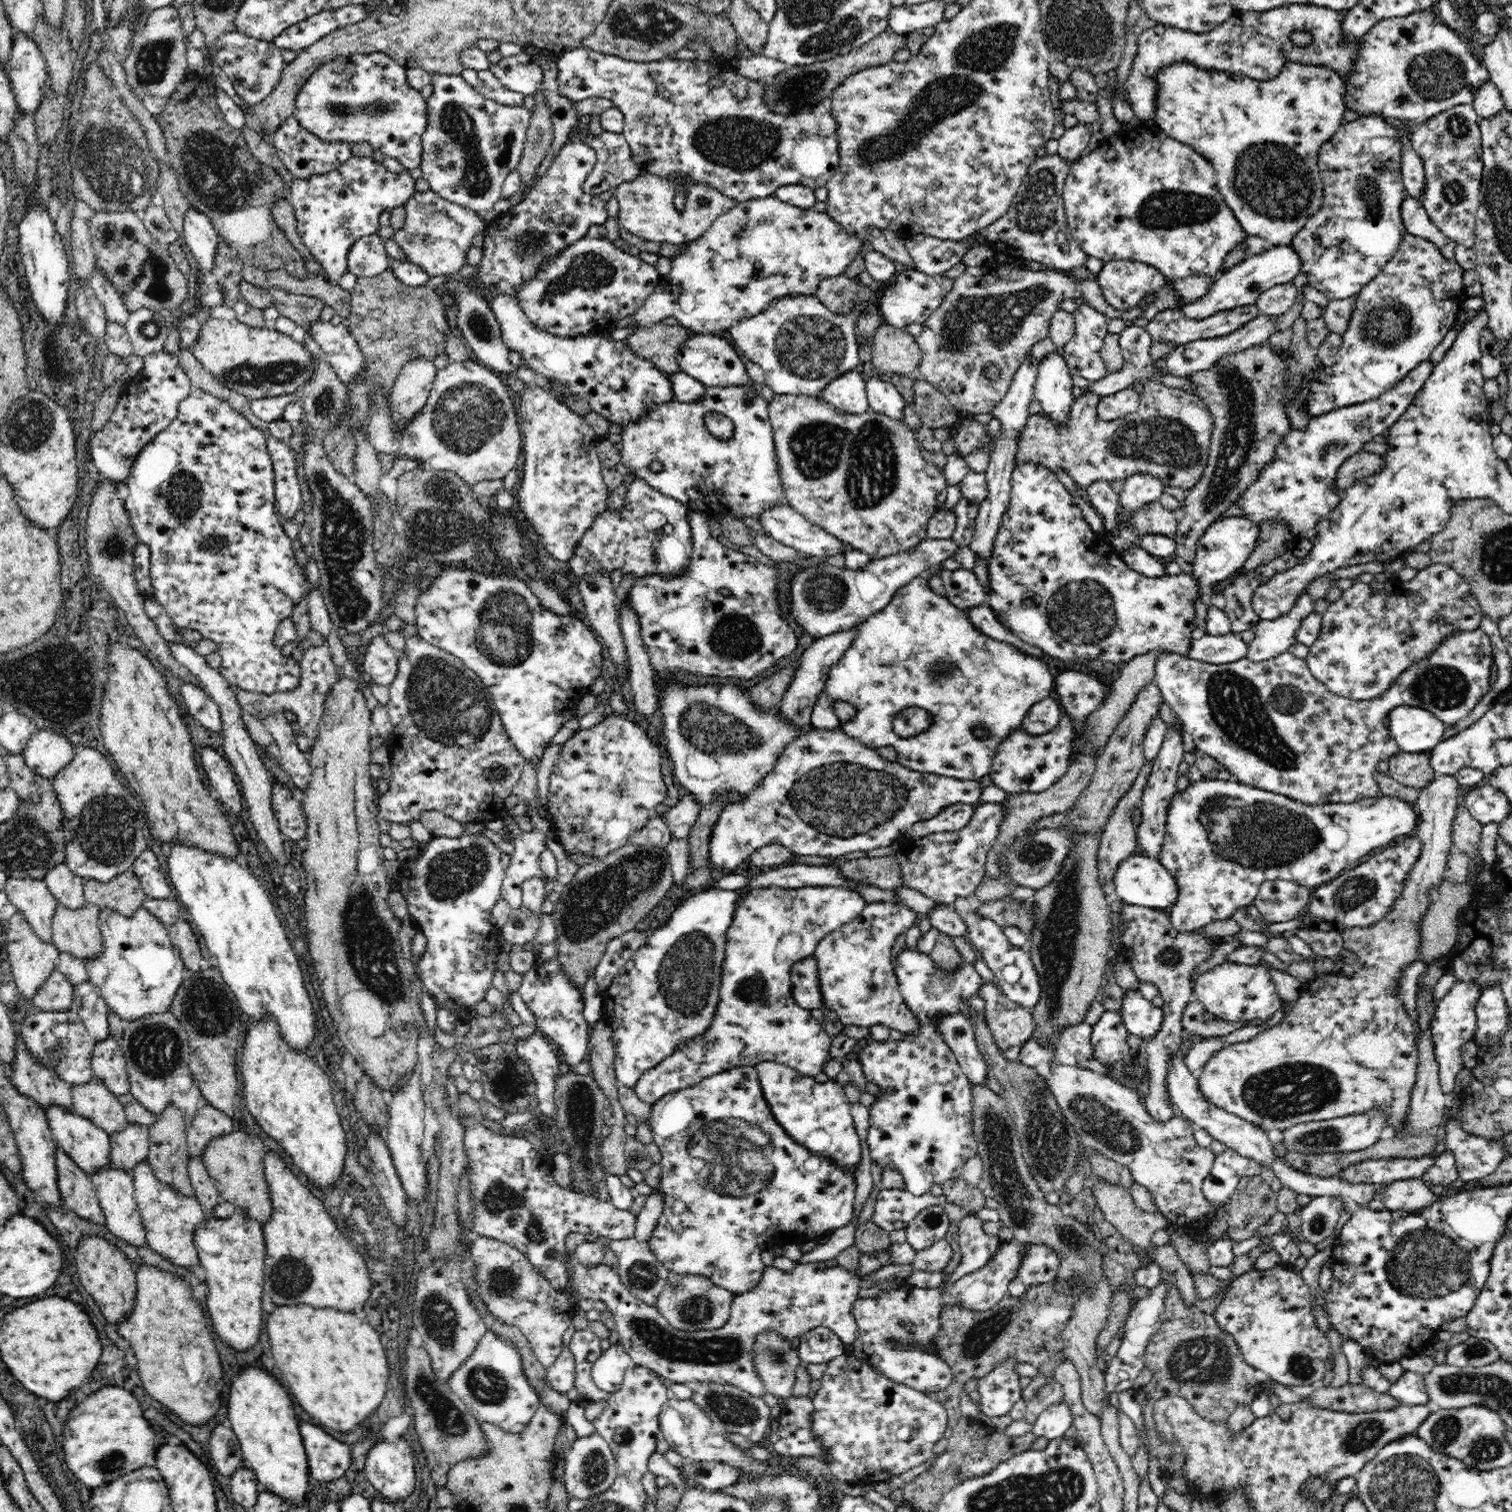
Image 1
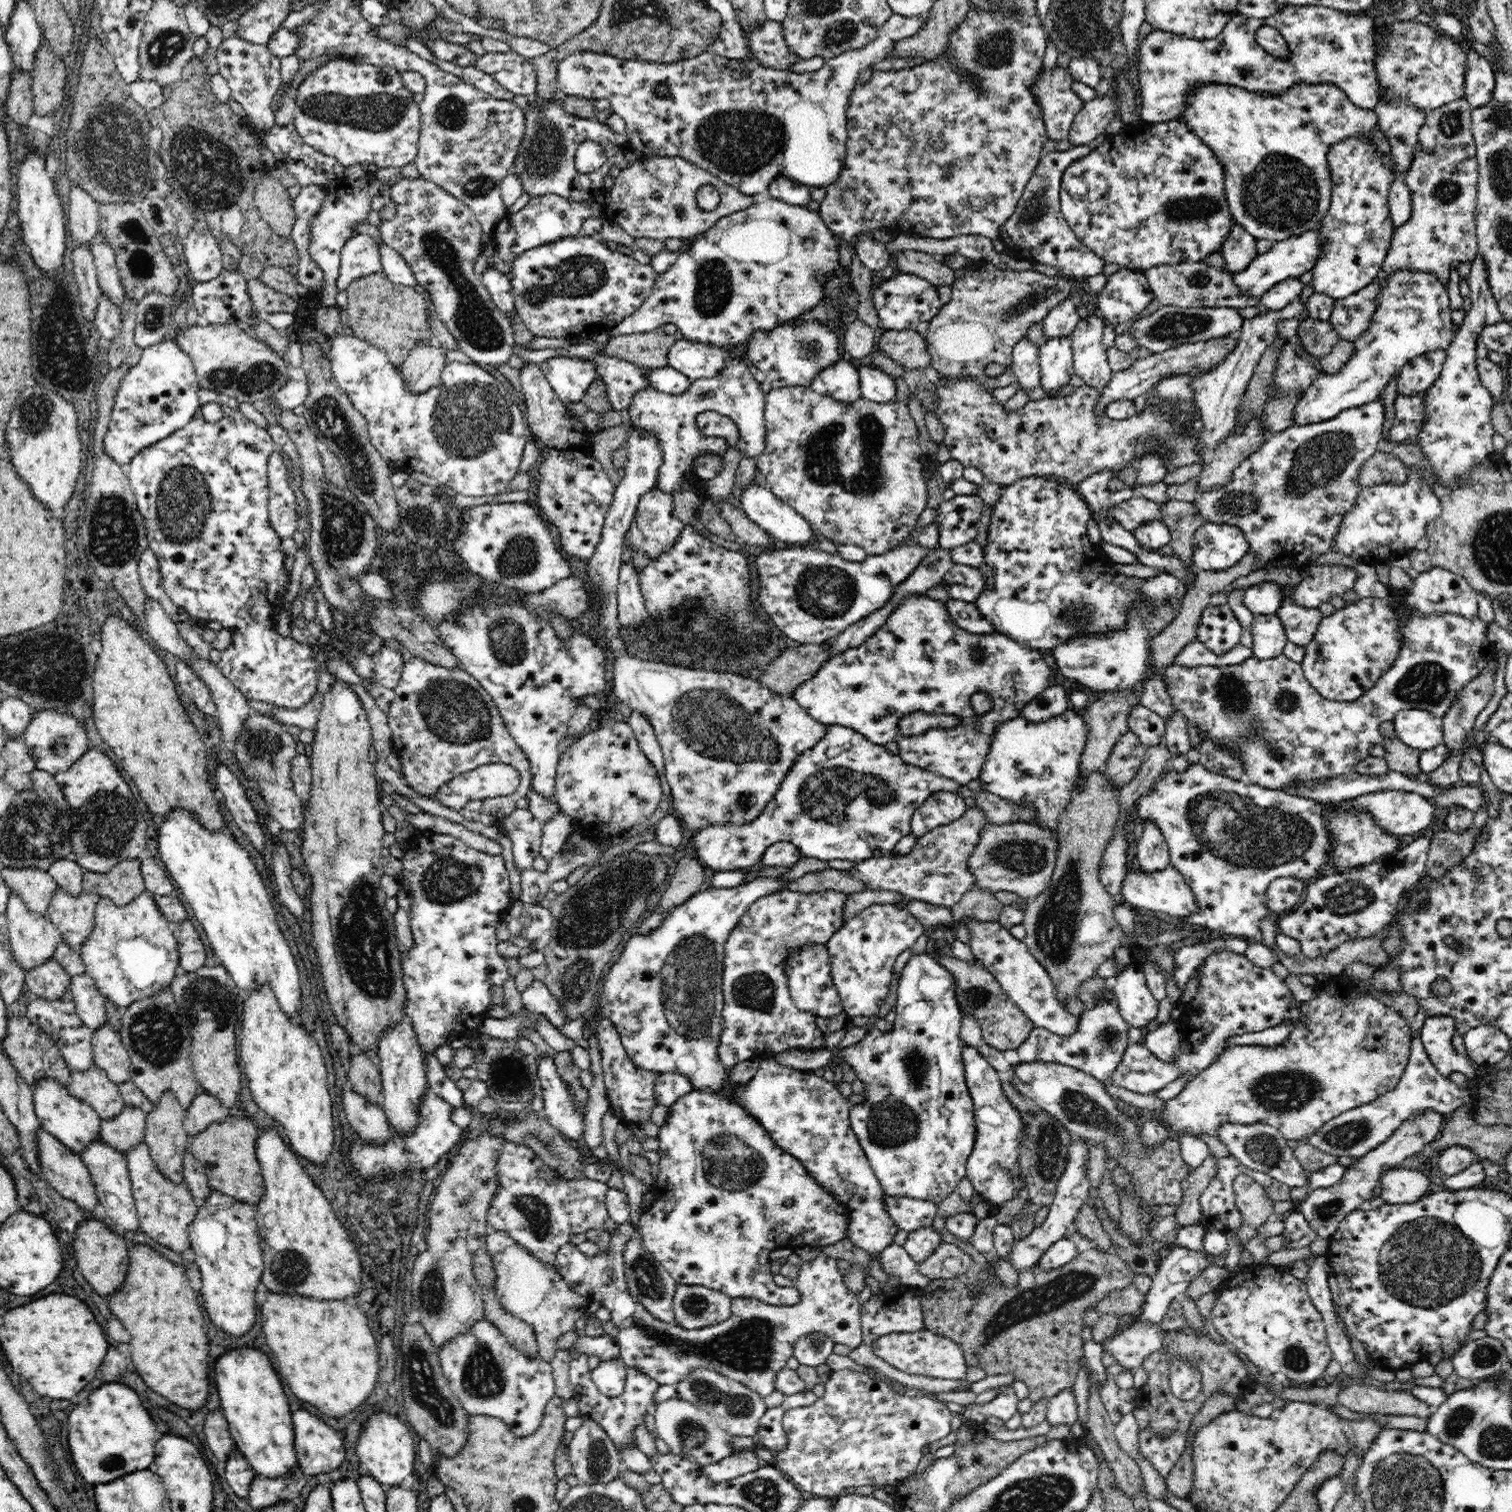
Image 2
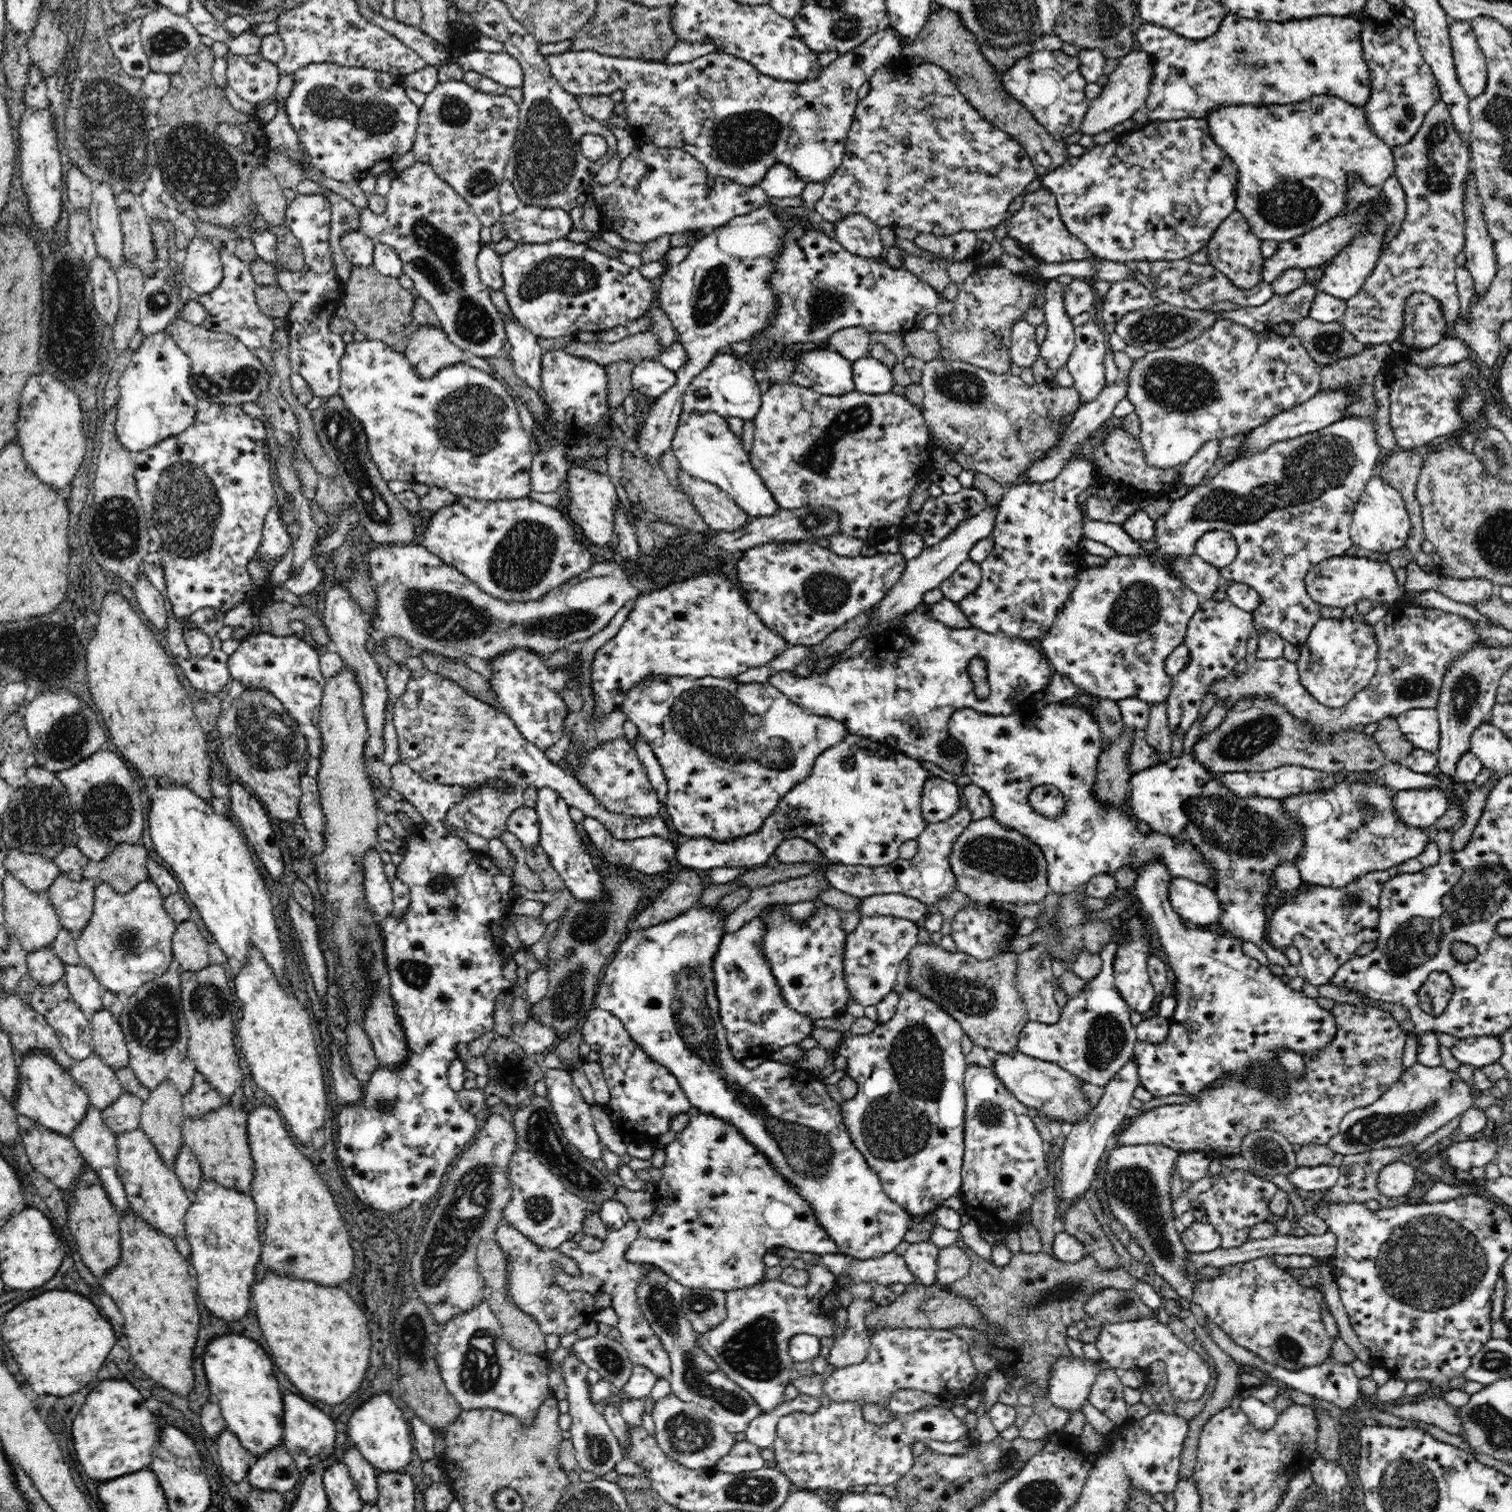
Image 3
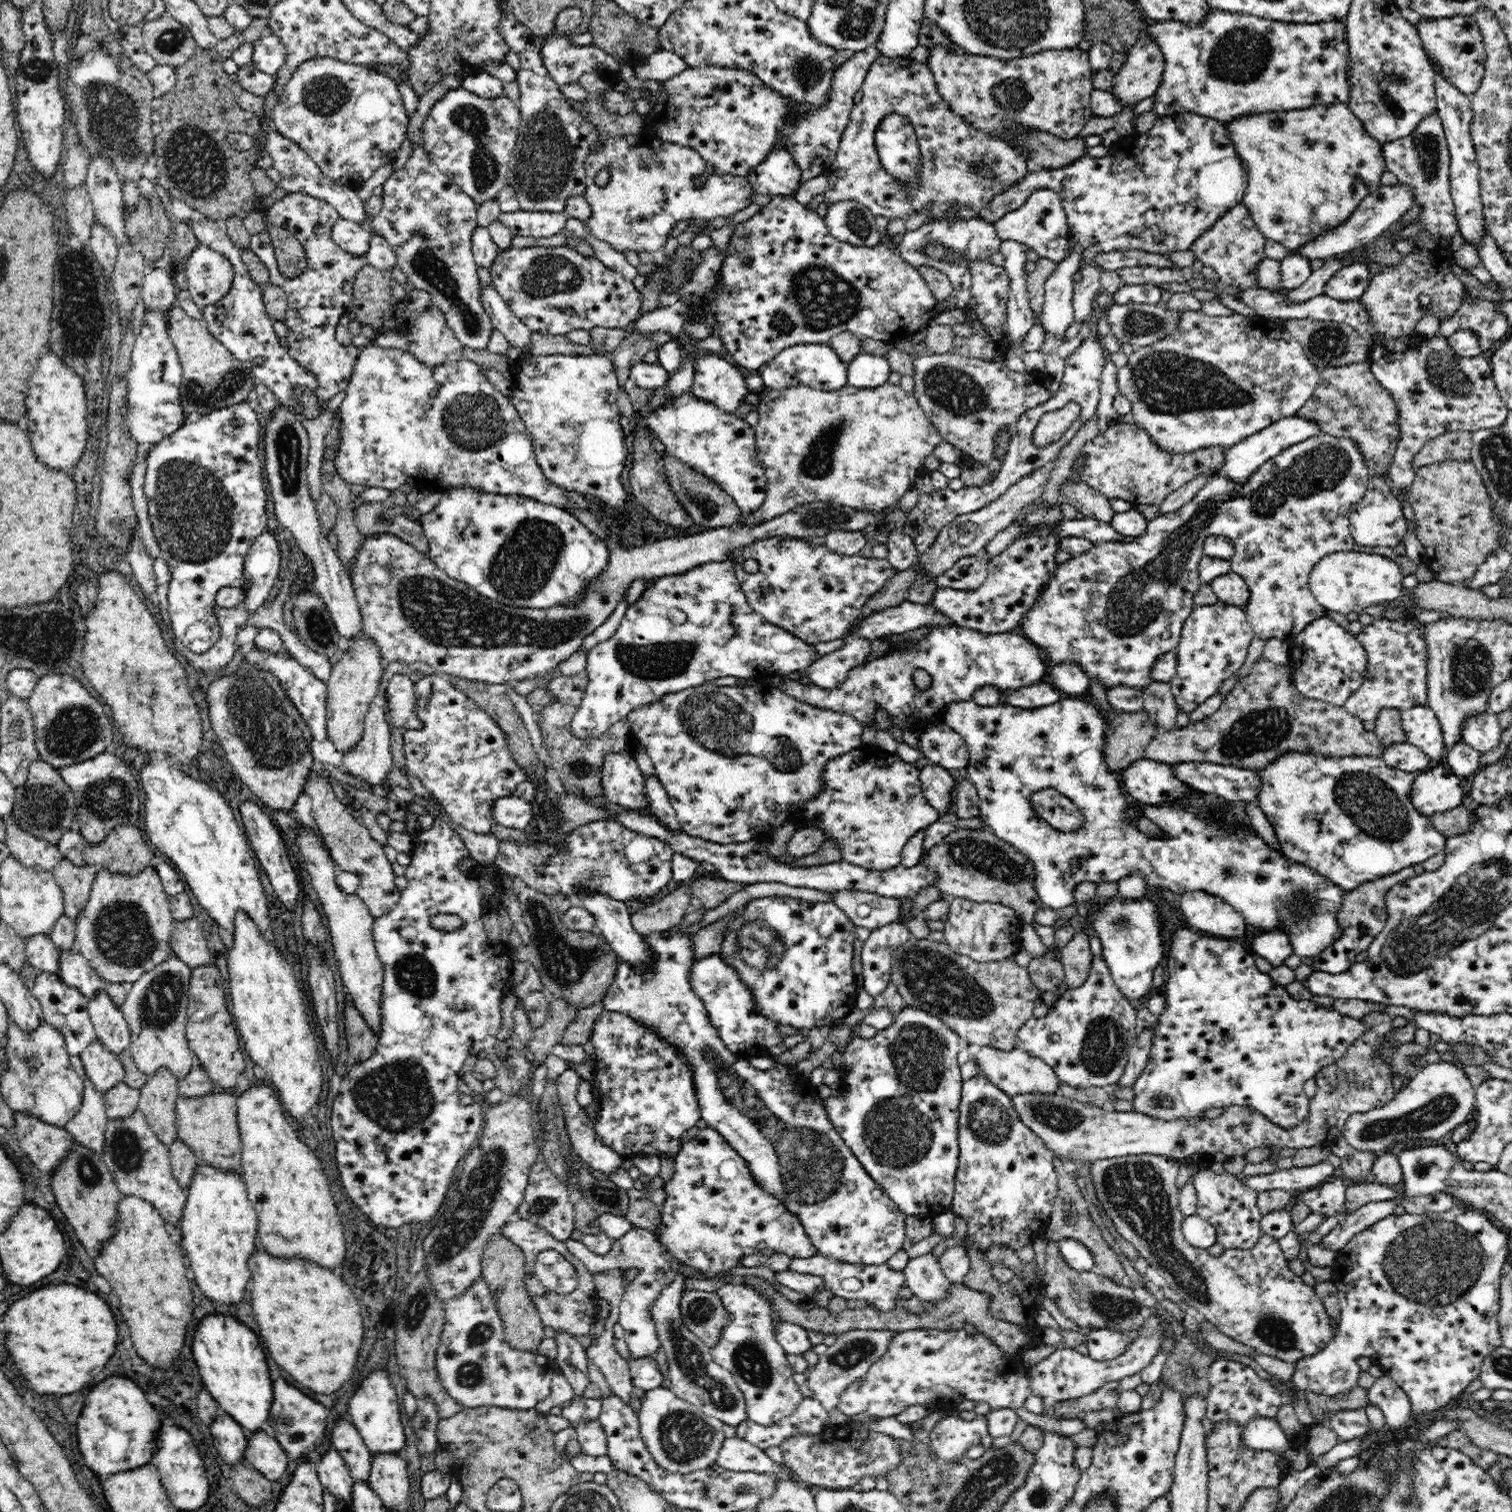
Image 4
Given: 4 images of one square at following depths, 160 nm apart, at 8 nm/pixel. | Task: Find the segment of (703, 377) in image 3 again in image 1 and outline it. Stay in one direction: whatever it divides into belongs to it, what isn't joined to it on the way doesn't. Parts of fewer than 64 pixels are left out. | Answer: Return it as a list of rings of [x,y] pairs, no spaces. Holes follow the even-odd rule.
[[[748,385],[710,386],[699,401],[674,400],[654,405],[641,419],[623,428],[619,445],[621,463],[658,492],[678,499],[690,511],[702,513],[708,521],[710,534],[720,536],[721,518],[759,520],[765,508],[786,504],[768,405],[759,390],[750,389]],[[709,412],[732,420],[734,435],[730,440],[716,438],[708,432],[704,417]],[[656,460],[662,464],[662,469],[653,472],[650,464]]]

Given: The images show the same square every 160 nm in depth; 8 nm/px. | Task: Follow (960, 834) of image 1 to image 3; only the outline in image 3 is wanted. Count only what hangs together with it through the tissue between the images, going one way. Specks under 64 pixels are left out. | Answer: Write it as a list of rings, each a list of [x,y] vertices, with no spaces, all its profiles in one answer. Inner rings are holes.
[[[967,808],[960,809],[954,816],[945,821],[928,823],[918,836],[918,853],[911,860],[898,858],[895,862],[884,866],[850,866],[832,864],[823,870],[825,880],[830,889],[845,892],[860,899],[874,895],[903,894],[917,898],[928,906],[957,890],[956,877],[950,866],[950,852],[956,838],[972,822],[971,812]]]

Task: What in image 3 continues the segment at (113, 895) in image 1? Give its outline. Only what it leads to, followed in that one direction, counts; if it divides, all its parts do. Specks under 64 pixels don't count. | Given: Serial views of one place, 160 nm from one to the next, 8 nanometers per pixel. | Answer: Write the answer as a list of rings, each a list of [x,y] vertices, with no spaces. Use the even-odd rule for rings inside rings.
[[[118,843],[101,861],[88,861],[83,877],[106,883],[120,893],[129,893],[139,882],[148,879],[148,851],[145,844]]]

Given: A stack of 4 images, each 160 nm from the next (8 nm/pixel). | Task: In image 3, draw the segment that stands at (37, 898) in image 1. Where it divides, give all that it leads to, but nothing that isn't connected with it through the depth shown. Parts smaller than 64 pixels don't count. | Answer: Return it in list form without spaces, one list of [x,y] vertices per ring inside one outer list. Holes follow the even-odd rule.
[[[10,849],[4,860],[4,867],[6,872],[12,873],[32,893],[48,892],[61,872],[53,860],[40,853],[26,853],[22,849]]]

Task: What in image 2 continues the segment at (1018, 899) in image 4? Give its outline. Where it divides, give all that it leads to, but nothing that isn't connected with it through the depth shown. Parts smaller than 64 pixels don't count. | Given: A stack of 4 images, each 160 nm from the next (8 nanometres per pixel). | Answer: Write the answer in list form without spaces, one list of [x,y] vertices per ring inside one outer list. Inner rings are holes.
[[[1011,822],[982,827],[981,835],[968,858],[968,866],[975,878],[975,888],[990,892],[1015,892],[1025,900],[1042,894],[1050,886],[1057,862],[1058,841],[1056,835],[1038,825]]]

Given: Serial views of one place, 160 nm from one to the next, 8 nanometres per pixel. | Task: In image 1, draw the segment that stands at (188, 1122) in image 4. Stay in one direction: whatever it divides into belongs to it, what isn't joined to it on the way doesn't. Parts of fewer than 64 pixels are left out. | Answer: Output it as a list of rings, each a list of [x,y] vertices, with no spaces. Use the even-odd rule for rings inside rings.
[[[234,1130],[230,1134],[214,1137],[201,1154],[202,1162],[213,1177],[222,1200],[244,1209],[248,1217],[260,1224],[264,1224],[272,1214],[272,1200],[263,1165],[267,1151],[267,1146],[258,1136]]]

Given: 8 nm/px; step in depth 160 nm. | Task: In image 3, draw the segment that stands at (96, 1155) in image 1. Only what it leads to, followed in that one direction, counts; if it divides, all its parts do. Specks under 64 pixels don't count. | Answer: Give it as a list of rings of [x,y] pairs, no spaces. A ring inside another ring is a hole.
[[[28,1051],[24,1056],[17,1055],[17,1060],[18,1096],[13,1107],[18,1114],[30,1117],[46,1129],[72,1138],[91,1103],[88,1094],[48,1051]]]

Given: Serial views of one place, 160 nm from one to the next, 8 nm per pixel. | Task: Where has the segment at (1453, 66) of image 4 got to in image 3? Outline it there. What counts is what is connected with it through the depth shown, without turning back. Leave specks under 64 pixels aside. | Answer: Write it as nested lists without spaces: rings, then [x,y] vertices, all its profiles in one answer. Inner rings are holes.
[[[1449,19],[1449,39],[1455,71],[1465,94],[1470,99],[1481,96],[1487,83],[1487,64],[1474,29],[1466,21]]]

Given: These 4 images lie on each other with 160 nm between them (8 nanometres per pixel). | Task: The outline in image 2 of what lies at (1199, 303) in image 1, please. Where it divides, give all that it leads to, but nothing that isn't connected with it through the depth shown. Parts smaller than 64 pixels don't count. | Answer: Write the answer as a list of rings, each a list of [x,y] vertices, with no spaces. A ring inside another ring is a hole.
[[[1318,229],[1281,242],[1275,242],[1268,252],[1258,254],[1242,272],[1232,273],[1232,279],[1236,281],[1236,285],[1240,287],[1240,290],[1246,291],[1254,297],[1261,297],[1279,282],[1299,277],[1304,272],[1312,270],[1321,254],[1322,244],[1323,239]]]

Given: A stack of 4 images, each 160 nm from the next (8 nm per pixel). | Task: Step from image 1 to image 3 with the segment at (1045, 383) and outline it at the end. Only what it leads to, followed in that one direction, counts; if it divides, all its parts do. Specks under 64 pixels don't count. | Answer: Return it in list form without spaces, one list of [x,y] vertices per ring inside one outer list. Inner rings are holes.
[[[1056,279],[1045,282],[1043,309],[1047,333],[1039,344],[1039,355],[1045,359],[1049,371],[1058,374],[1074,350],[1075,326],[1064,306],[1064,285]]]

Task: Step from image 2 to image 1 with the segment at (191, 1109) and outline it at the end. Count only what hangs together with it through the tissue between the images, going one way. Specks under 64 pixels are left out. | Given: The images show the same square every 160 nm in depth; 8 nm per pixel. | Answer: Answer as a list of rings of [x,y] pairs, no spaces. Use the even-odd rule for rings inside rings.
[[[210,1105],[197,1110],[194,1122],[187,1128],[187,1143],[194,1157],[200,1157],[214,1137],[234,1132],[233,1117]]]

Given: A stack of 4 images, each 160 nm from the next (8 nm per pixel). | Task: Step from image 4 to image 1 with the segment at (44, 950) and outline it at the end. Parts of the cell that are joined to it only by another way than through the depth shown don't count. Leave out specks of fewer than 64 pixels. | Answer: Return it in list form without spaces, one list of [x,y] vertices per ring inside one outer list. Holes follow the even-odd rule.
[[[54,969],[31,998],[31,1008],[40,1011],[68,1011],[73,1001],[73,984]]]

